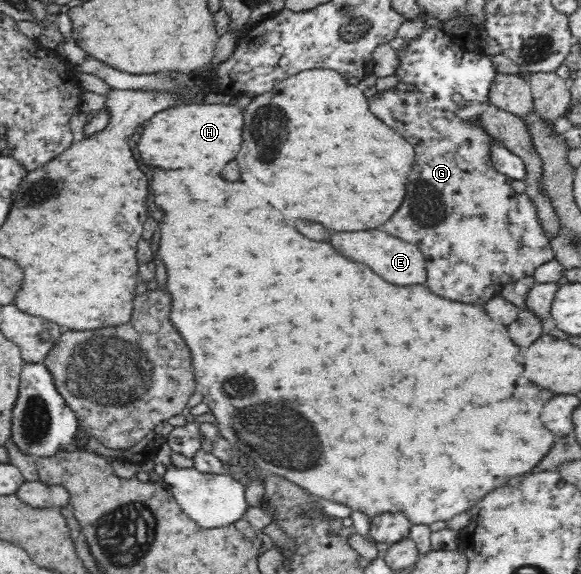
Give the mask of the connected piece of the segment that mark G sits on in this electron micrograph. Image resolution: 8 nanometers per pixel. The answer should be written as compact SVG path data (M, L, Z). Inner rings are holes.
M397 89L386 90L377 92L369 99L369 107L373 111L373 115L377 115L381 121L385 121L385 125L393 127L401 137L407 139L407 142L413 146L414 149L414 164L412 165L413 175L409 175L409 183L407 183L407 197L403 201L403 205L399 207L399 211L387 221L383 223L379 229L381 231L387 231L389 235L395 235L399 239L414 243L427 257L426 269L427 269L427 287L441 295L441 297L447 297L447 299L453 299L453 301L461 301L461 303L475 303L475 305L483 305L486 301L489 301L493 296L498 295L501 290L504 290L507 283L511 284L521 277L531 277L534 275L534 271L543 263L555 260L555 250L550 246L551 242L545 234L545 228L540 225L539 219L537 219L537 208L535 204L531 202L531 198L524 193L516 193L511 188L512 179L499 173L491 161L491 141L494 137L488 133L485 128L481 128L467 122L467 120L461 119L454 111L439 110L439 108L431 108L429 102L425 100L425 96L419 91L405 90L399 91Z

